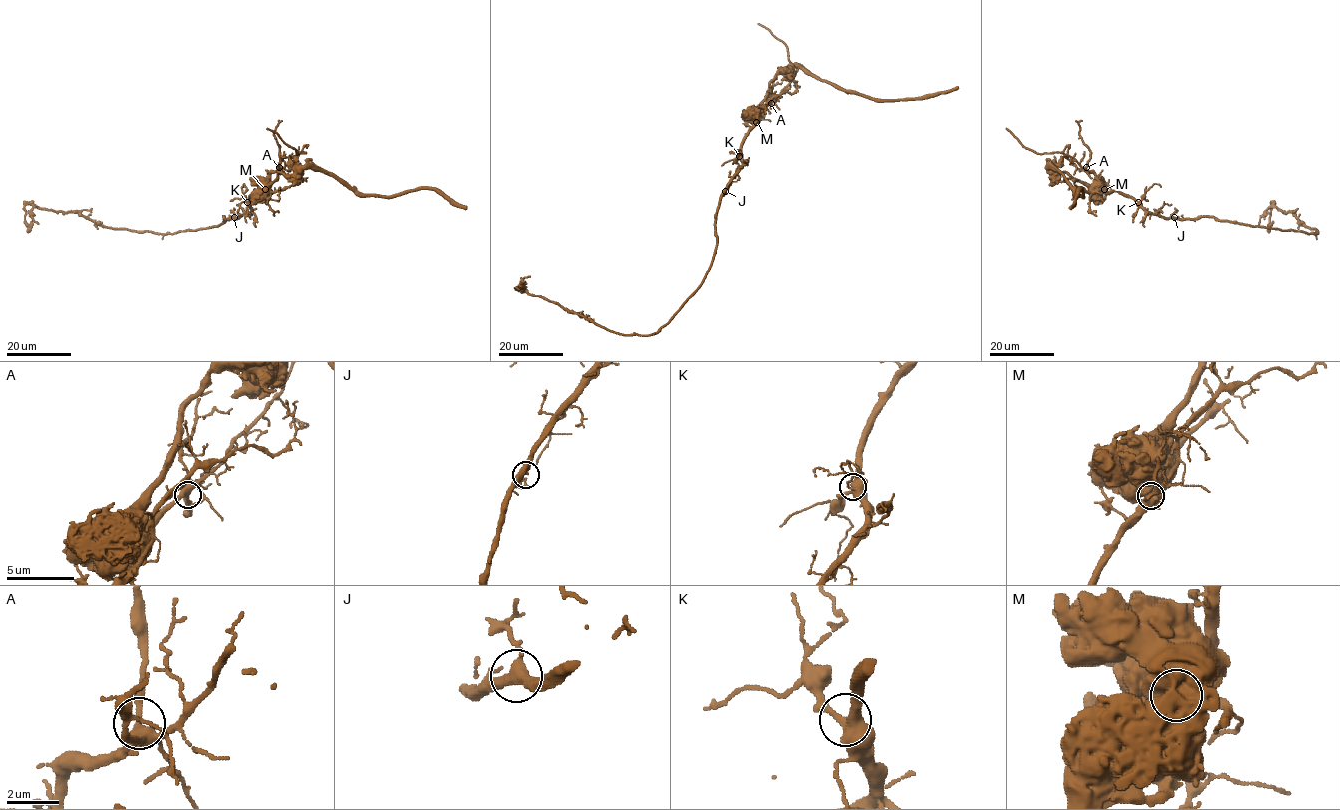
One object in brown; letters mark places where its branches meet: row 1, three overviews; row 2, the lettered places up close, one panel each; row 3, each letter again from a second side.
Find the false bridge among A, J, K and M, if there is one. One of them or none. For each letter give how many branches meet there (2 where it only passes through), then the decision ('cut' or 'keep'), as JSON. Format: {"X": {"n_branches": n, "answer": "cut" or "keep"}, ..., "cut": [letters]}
{"A": {"n_branches": 3, "answer": "keep"}, "J": {"n_branches": 3, "answer": "keep"}, "K": {"n_branches": 3, "answer": "keep"}, "M": {"n_branches": 3, "answer": "cut"}, "cut": ["M"]}

